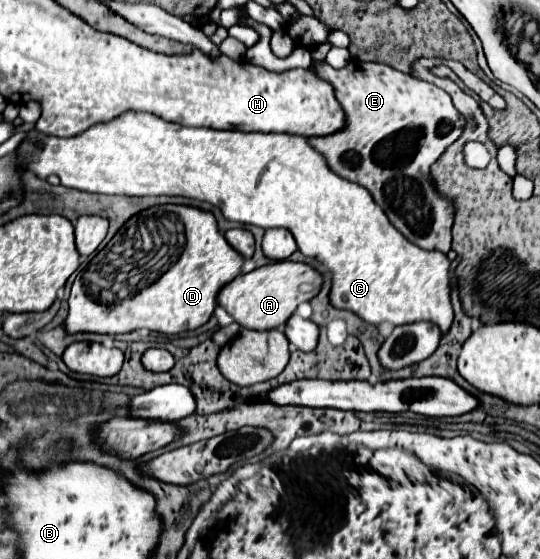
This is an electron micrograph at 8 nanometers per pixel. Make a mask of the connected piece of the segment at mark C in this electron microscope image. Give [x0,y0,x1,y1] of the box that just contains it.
[18,114,454,332]

